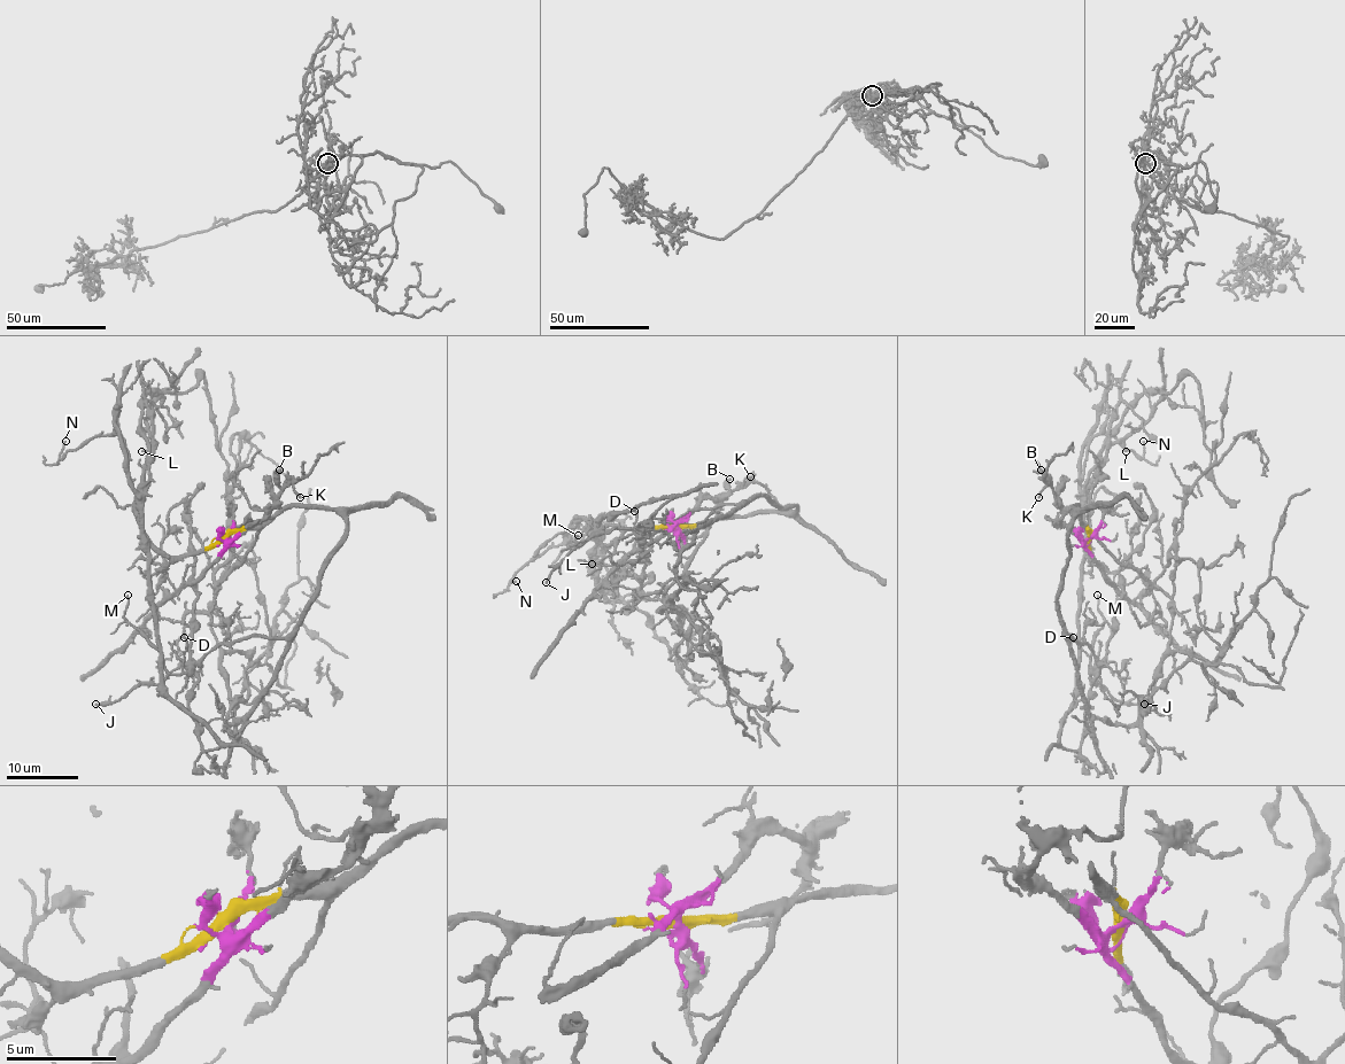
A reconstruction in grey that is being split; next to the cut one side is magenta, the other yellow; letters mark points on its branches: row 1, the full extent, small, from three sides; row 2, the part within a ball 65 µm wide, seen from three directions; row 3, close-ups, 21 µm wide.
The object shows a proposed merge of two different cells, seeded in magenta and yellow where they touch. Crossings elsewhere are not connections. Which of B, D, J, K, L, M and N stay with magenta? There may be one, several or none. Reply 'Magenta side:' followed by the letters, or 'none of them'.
Magenta side: B, K

